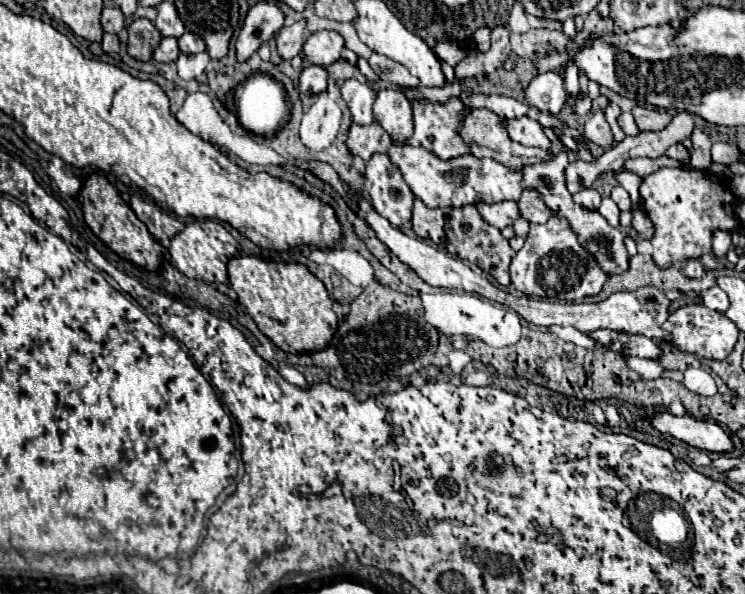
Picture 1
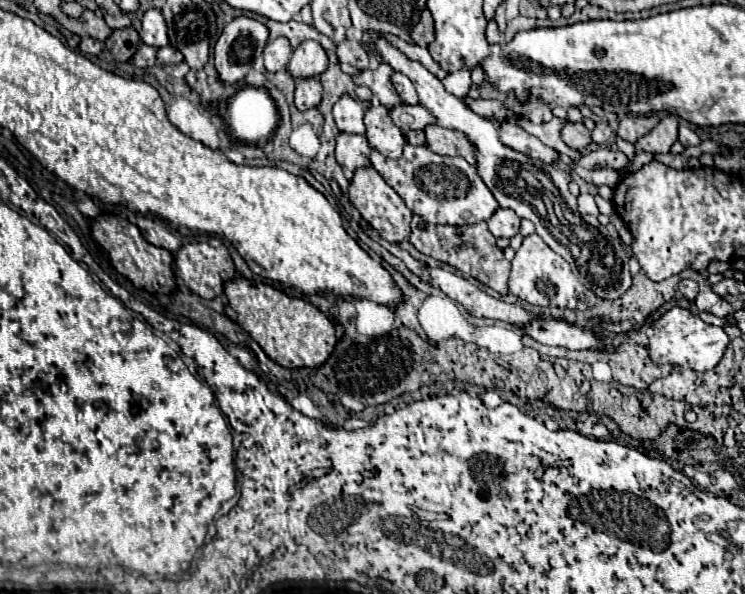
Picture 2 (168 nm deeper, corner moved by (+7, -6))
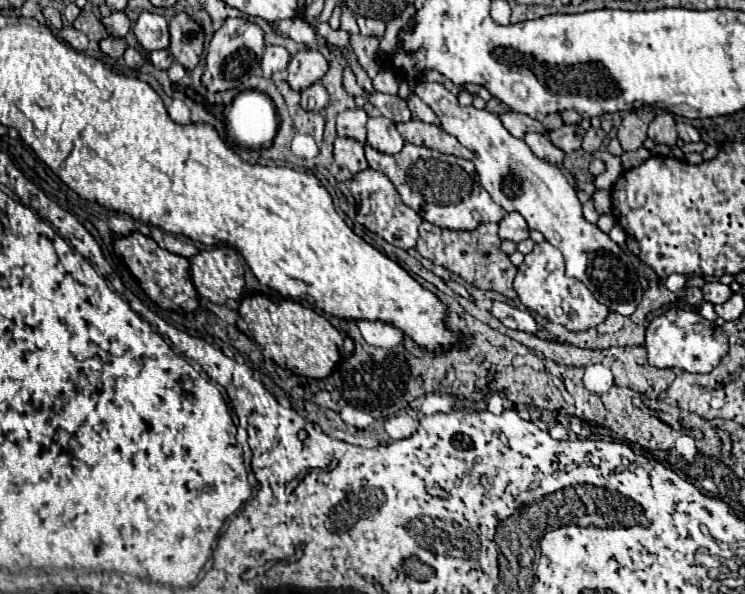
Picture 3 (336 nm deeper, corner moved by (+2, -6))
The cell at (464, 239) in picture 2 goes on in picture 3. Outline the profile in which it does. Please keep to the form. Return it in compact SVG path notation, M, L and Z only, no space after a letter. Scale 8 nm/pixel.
M424 220L420 224L420 238L418 238L416 250L430 262L448 268L450 272L462 276L466 282L474 284L480 290L494 290L494 292L504 294L506 298L516 298L512 282L518 268L500 250L498 224L480 224L472 232L458 232L458 230L438 228Z

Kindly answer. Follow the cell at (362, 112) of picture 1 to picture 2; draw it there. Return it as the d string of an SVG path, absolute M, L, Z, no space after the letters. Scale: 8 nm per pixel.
M341 96L341 100L337 100L337 104L333 106L337 128L349 134L365 134L363 112L363 104L351 96Z

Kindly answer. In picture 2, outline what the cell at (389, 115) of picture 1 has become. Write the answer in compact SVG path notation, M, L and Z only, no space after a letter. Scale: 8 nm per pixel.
M371 104L371 108L365 112L365 126L367 126L367 140L369 144L385 154L387 158L399 158L403 154L405 136L403 132L393 124L389 116L389 108L383 104Z

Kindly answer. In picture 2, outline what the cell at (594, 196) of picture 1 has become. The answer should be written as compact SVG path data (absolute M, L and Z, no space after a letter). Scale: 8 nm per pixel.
M581 194L577 200L579 200L579 212L581 214L599 216L599 208L597 208L597 204L595 204L595 200L593 200L591 194Z

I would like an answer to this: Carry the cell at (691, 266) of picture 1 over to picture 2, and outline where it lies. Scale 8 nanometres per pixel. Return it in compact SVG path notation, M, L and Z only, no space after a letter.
M685 278L685 280L681 280L681 282L679 282L679 290L683 292L683 296L685 296L687 300L691 300L691 302L693 302L693 298L697 296L697 282L695 282L695 280Z

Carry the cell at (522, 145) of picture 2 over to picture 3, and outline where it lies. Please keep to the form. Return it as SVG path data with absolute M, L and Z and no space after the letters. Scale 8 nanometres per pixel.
M528 132L526 134L526 144L530 144L530 150L542 158L542 160L548 160L552 164L562 164L564 160L564 152L560 148L556 148L544 134L538 134L538 132Z

